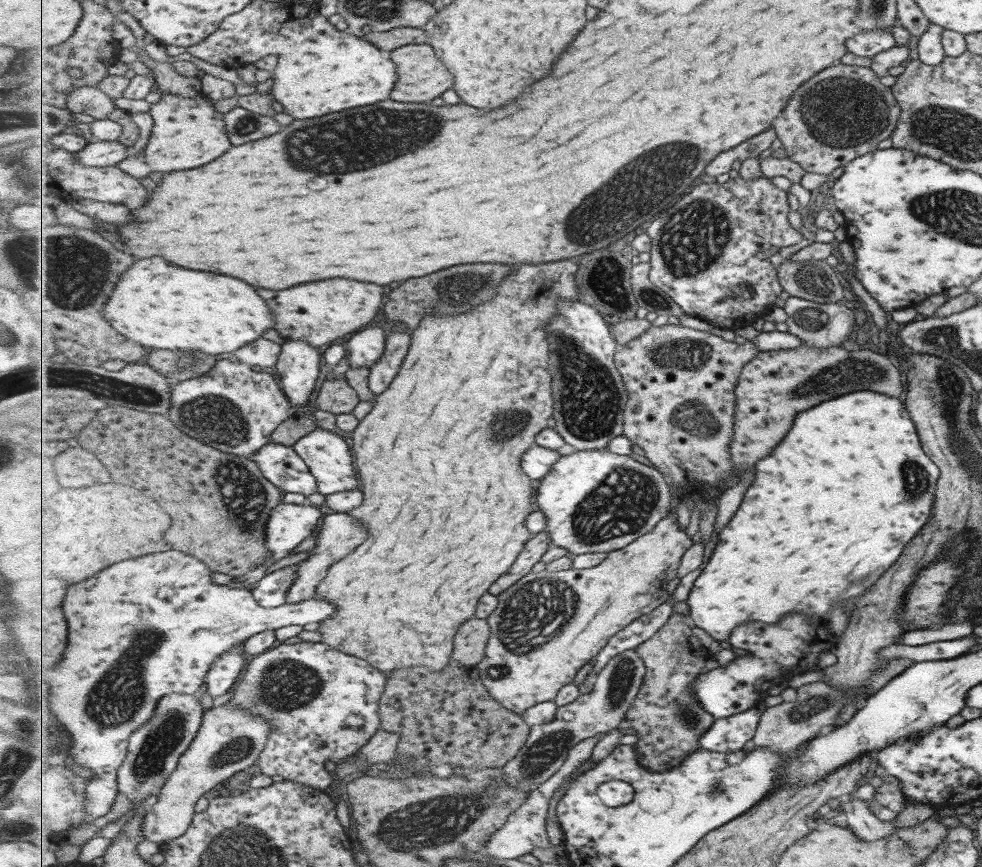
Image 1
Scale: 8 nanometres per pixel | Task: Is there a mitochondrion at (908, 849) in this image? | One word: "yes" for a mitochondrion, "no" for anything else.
yes

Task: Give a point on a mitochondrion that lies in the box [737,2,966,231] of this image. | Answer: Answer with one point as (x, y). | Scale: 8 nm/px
(842, 111)

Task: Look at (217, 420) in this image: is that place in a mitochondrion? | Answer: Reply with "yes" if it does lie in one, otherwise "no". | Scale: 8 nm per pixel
yes

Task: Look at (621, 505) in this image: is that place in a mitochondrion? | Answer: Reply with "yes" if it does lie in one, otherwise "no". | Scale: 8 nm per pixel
yes

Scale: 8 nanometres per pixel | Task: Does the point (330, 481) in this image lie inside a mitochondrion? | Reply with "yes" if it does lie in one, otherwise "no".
no

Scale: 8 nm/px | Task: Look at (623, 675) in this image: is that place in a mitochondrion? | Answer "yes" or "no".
yes

